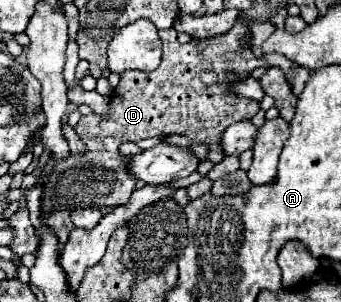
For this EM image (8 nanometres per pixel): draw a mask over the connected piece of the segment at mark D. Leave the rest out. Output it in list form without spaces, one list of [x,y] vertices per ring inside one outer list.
[[[236,21],[236,25],[226,35],[216,35],[204,41],[190,41],[186,45],[178,43],[174,29],[159,30],[158,35],[164,47],[160,67],[150,73],[124,71],[120,75],[118,87],[110,95],[108,113],[90,113],[80,117],[76,131],[86,145],[86,153],[68,155],[68,159],[60,159],[60,163],[50,159],[40,169],[36,181],[44,183],[44,195],[40,199],[44,223],[54,211],[60,209],[74,211],[78,207],[118,207],[128,203],[136,187],[136,179],[128,173],[128,163],[124,161],[124,155],[120,155],[118,145],[122,143],[136,143],[148,137],[168,137],[178,133],[190,141],[210,143],[208,159],[212,163],[220,163],[224,153],[216,141],[222,137],[226,127],[250,120],[260,110],[260,103],[236,97],[228,91],[231,79],[250,77],[251,71],[266,63],[280,65],[292,85],[292,93],[300,95],[310,77],[310,71],[298,67],[284,55],[272,53],[256,59],[252,49],[242,45],[244,35],[250,35],[250,29],[242,21]]]

